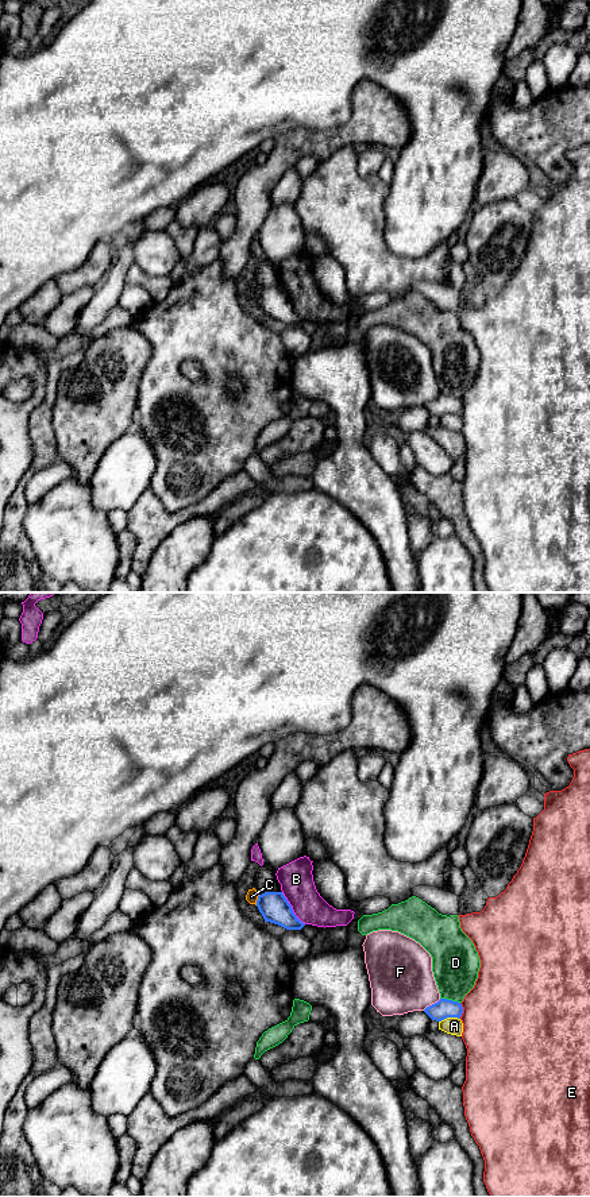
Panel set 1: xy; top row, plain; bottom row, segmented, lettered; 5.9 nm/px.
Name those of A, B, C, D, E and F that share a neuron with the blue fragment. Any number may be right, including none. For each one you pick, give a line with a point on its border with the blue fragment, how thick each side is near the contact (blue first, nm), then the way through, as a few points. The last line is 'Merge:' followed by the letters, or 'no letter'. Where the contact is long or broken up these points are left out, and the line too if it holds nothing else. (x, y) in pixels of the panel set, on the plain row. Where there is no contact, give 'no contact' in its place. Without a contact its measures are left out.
Merge: no letter

